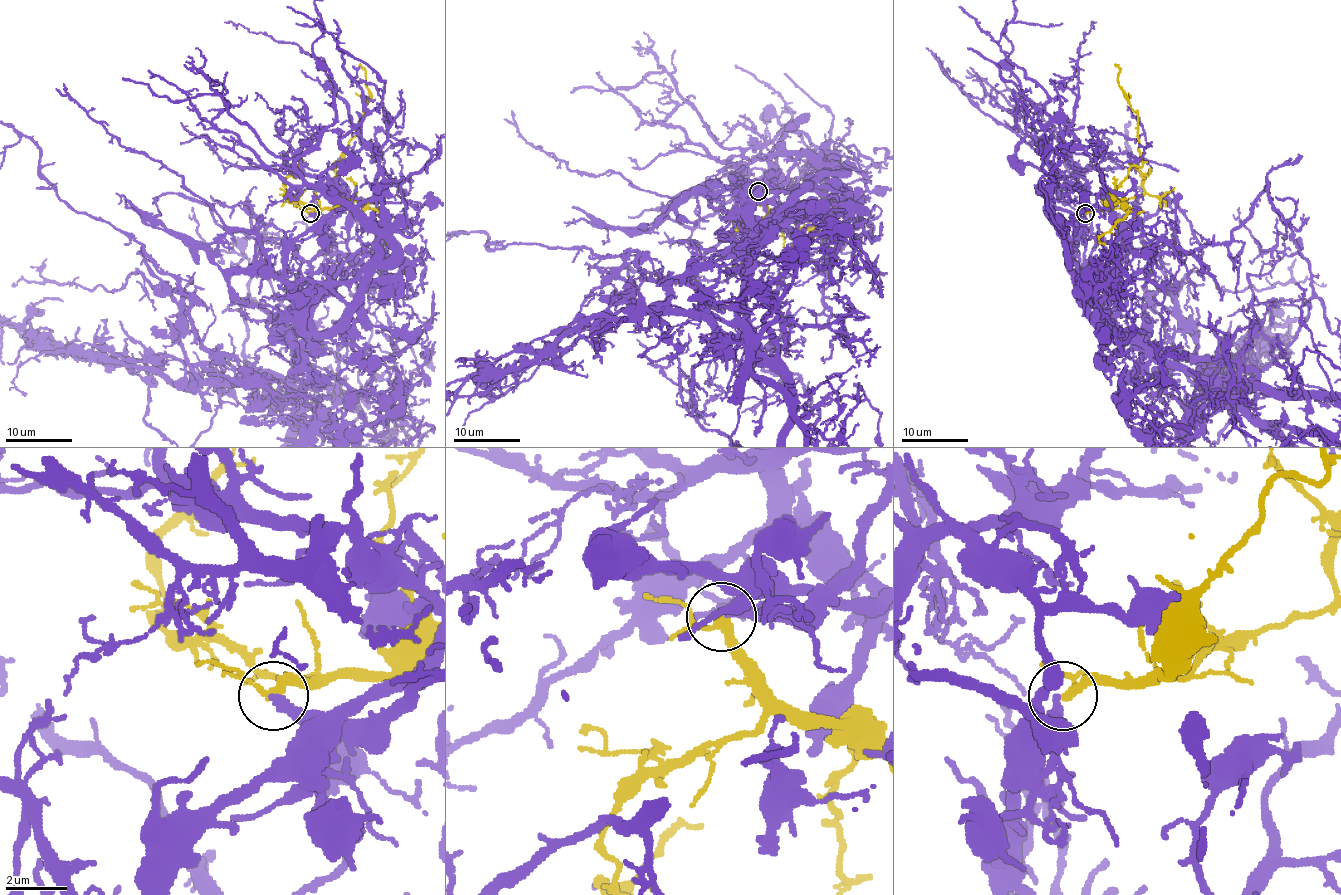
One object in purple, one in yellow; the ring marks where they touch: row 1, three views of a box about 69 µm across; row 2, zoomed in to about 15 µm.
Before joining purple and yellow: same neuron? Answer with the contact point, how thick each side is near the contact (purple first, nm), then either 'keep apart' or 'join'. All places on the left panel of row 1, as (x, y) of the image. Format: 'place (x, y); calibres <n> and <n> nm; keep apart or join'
place (310, 213); calibres 280 and 240 nm; join

